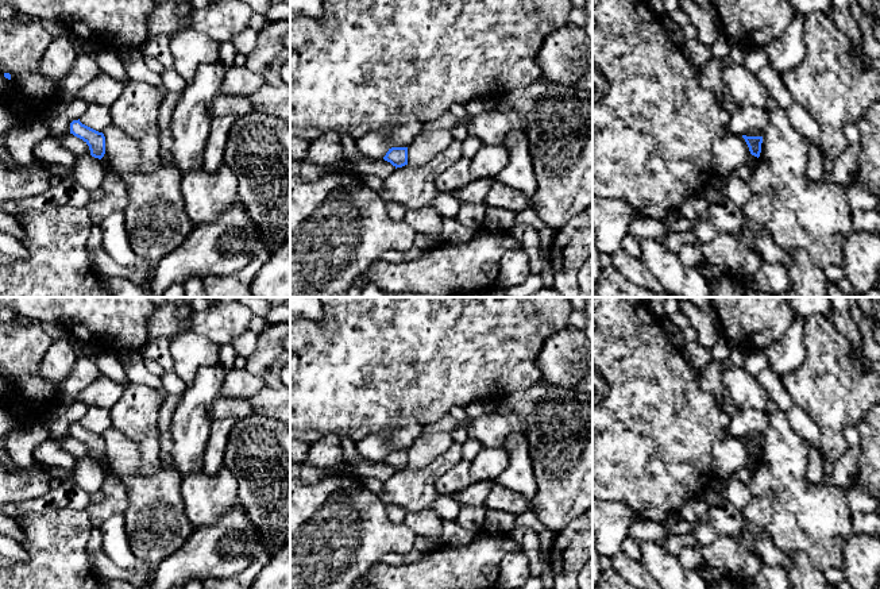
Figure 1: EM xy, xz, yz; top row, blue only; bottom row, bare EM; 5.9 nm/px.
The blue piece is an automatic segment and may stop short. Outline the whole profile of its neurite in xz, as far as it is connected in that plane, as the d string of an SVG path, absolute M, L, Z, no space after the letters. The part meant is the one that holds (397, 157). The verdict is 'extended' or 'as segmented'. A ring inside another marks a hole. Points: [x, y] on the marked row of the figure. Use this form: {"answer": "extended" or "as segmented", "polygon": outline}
{"answer": "as segmented", "polygon": "M391 147L383 157L395 169L408 165L408 147Z"}

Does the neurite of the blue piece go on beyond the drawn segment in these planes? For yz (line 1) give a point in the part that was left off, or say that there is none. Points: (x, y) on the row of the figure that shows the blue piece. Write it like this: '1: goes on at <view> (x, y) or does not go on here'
1: does not go on here

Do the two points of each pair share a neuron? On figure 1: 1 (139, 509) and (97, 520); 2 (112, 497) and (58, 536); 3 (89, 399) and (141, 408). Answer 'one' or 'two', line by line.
1: two
2: two
3: two

